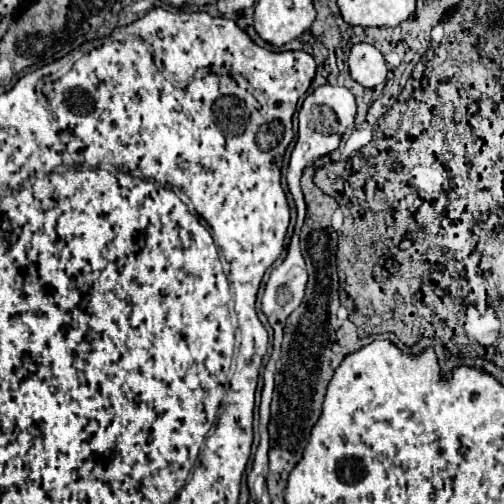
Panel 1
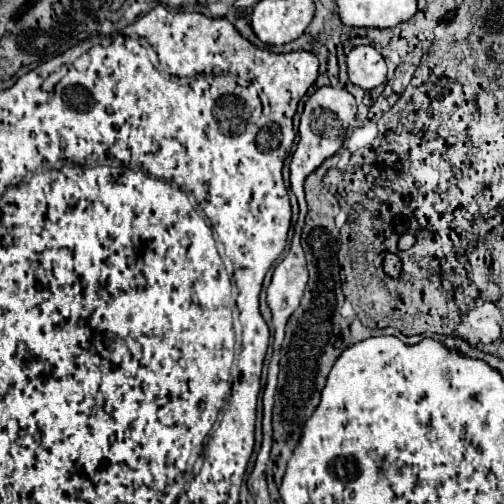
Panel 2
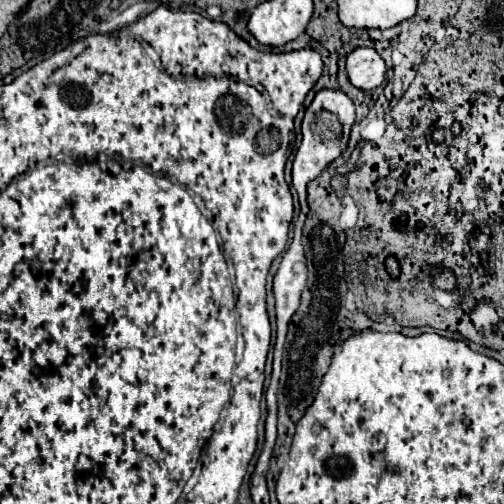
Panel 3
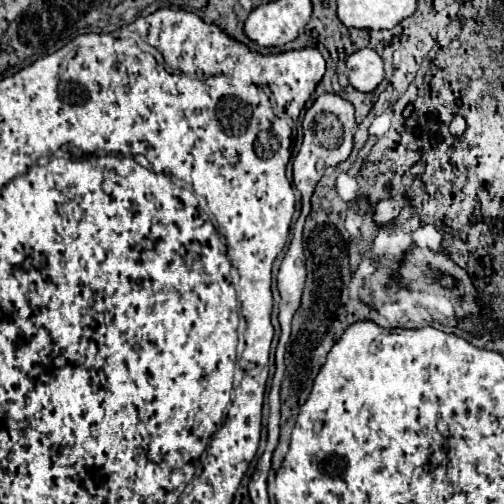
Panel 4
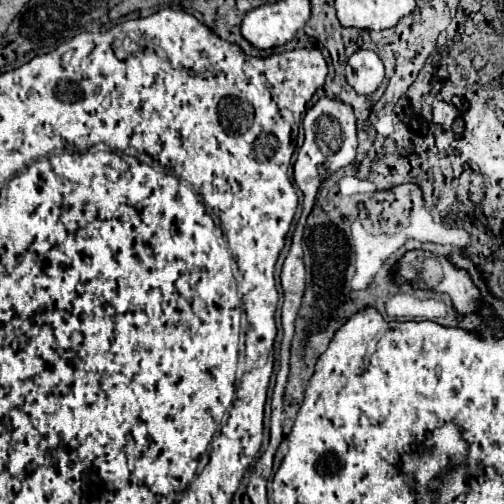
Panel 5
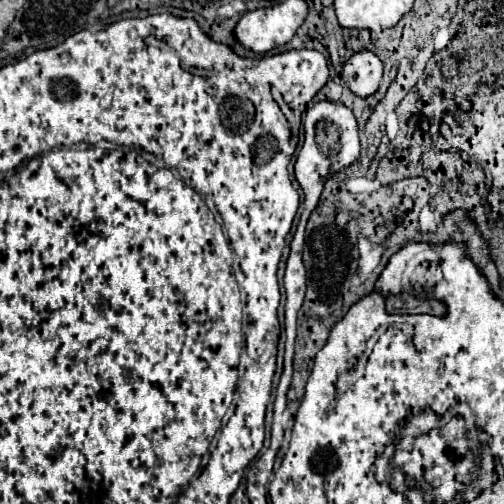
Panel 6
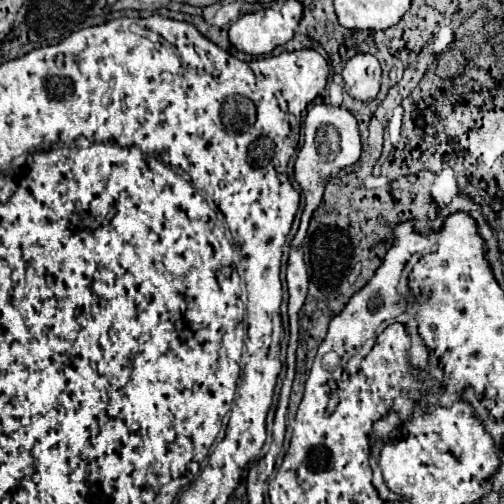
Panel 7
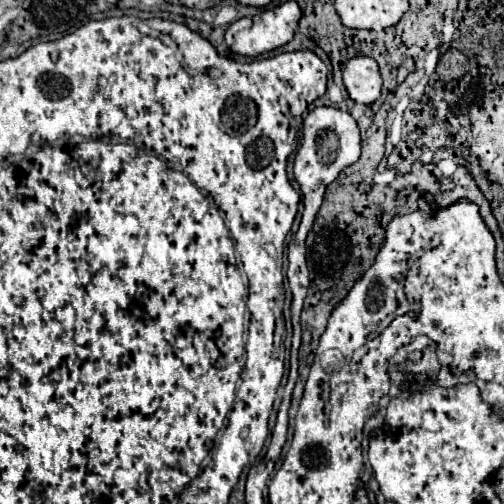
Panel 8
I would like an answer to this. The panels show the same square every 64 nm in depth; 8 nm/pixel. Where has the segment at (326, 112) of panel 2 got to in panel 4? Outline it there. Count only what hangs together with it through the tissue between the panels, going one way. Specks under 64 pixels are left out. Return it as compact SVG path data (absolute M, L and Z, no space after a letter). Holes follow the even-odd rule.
M322 94L308 108L304 122L302 122L302 128L304 128L304 142L302 142L300 152L294 158L294 184L304 198L302 204L308 206L316 184L324 176L324 170L328 166L342 164L352 154L354 130L356 130L354 106L336 94Z

